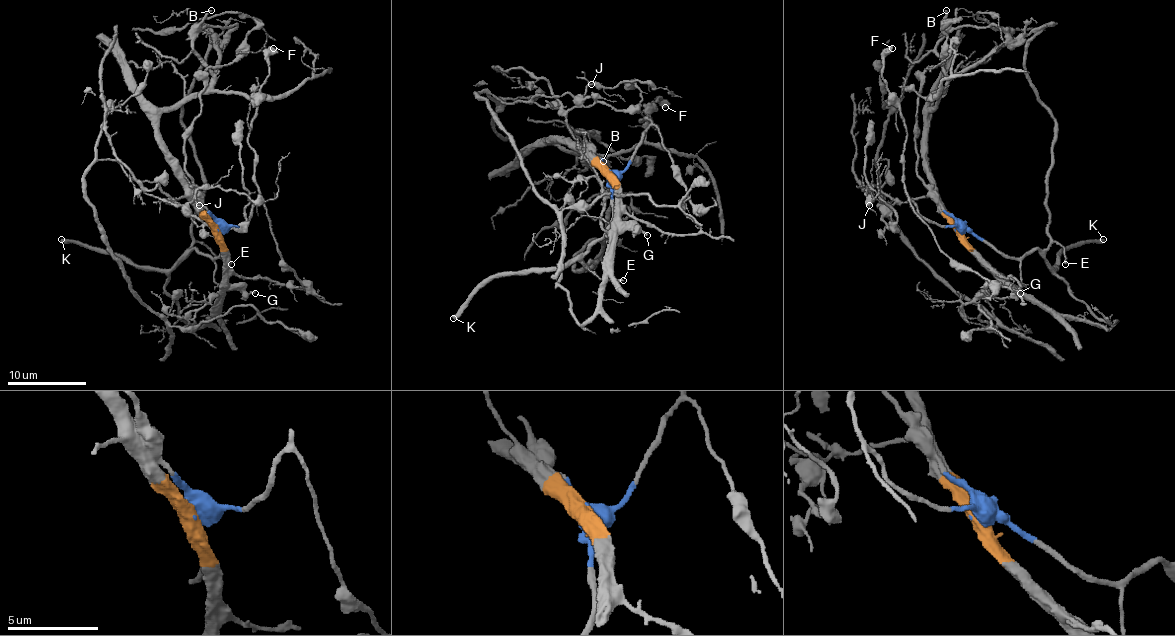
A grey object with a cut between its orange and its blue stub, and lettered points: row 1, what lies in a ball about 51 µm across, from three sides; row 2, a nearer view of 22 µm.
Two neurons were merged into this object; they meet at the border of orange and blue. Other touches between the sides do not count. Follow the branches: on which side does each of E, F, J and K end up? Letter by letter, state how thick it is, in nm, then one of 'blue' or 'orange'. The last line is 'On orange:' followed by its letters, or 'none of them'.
E: calibre 240 nm; blue
F: calibre 550 nm; blue
J: calibre 130 nm; orange
K: calibre 460 nm; blue
On orange: J

